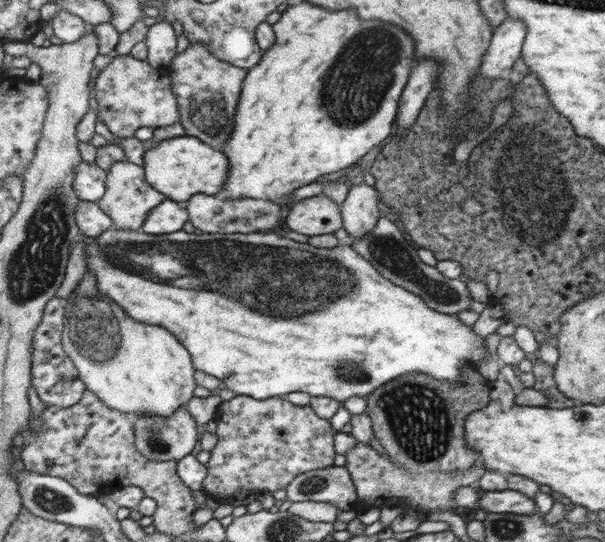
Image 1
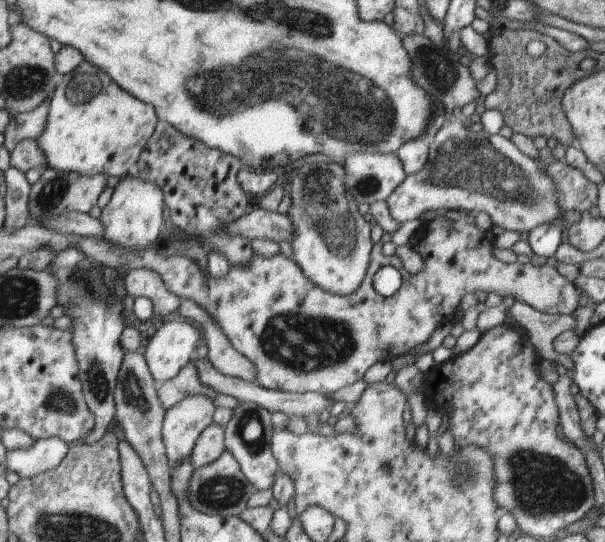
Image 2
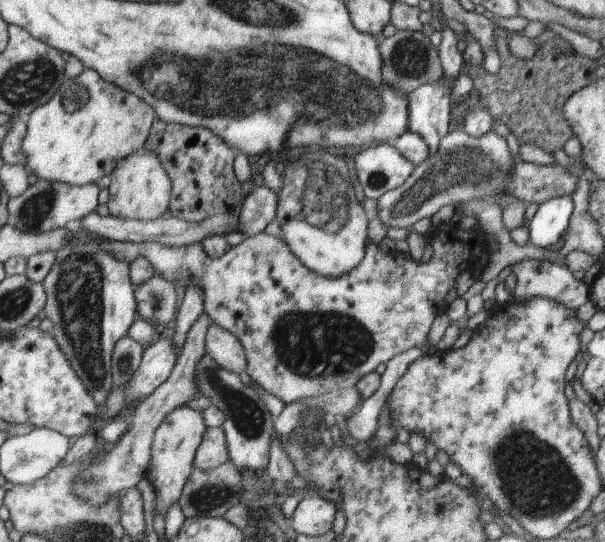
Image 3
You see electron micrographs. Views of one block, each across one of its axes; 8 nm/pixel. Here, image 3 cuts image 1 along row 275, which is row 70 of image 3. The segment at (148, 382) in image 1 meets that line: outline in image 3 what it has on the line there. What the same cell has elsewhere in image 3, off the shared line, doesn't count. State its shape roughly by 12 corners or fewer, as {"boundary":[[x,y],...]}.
{"boundary":[[86,68],[26,118],[25,167],[78,186],[143,149],[157,116]]}

